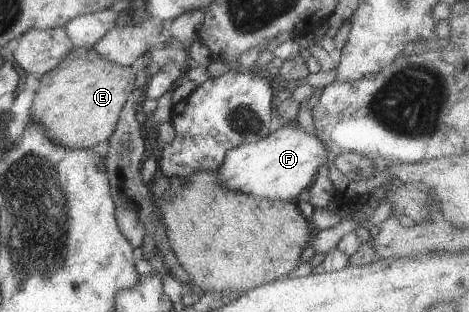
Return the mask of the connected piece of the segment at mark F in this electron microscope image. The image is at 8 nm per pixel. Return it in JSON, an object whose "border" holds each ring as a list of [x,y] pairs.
{"border":[[[296,123],[274,127],[271,134],[253,144],[228,150],[217,171],[217,185],[265,200],[292,201],[315,180],[316,172],[327,162],[327,147],[316,135],[309,135]]]}

